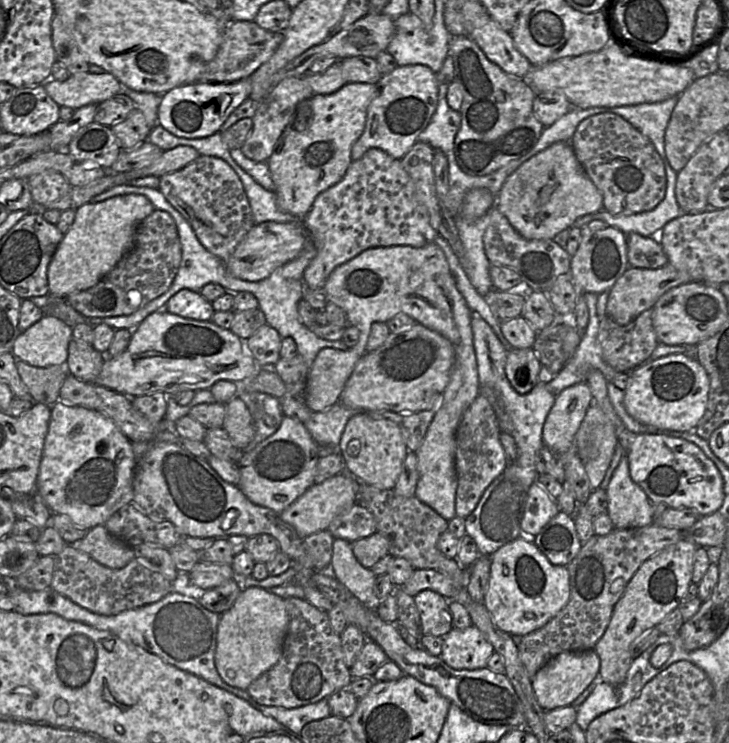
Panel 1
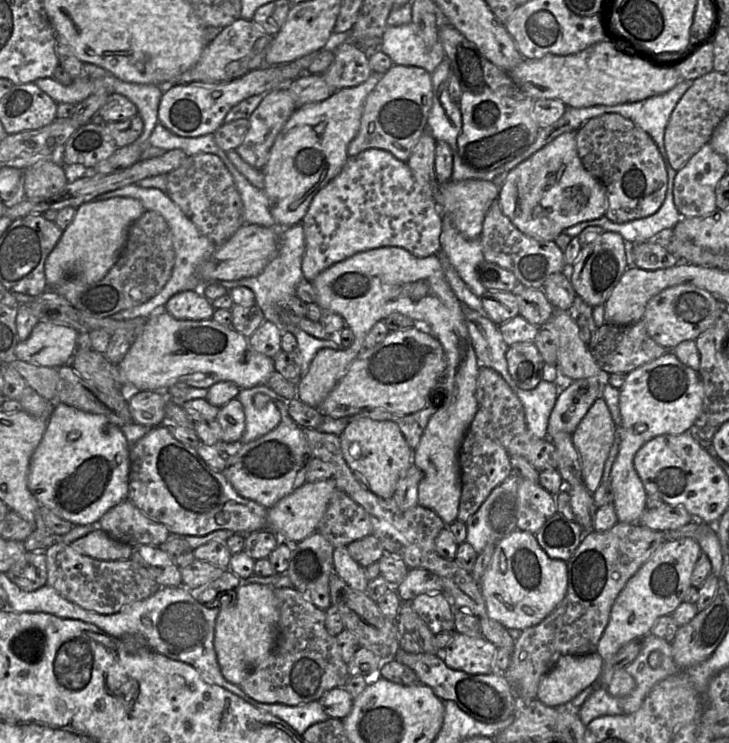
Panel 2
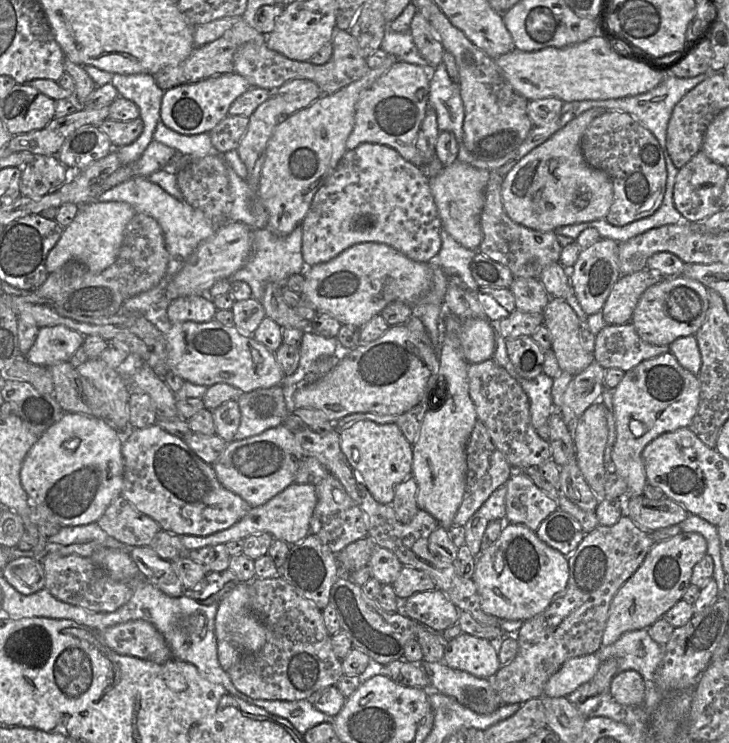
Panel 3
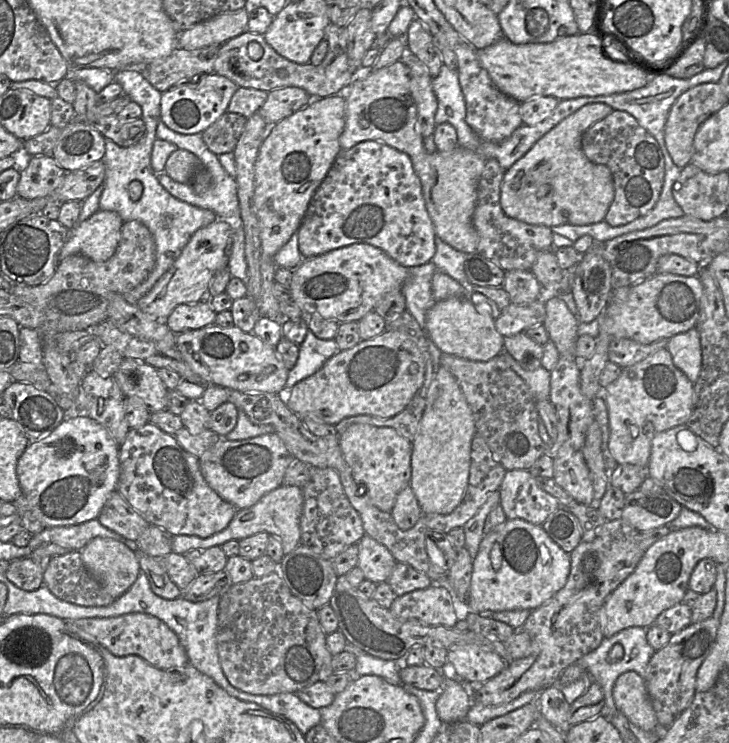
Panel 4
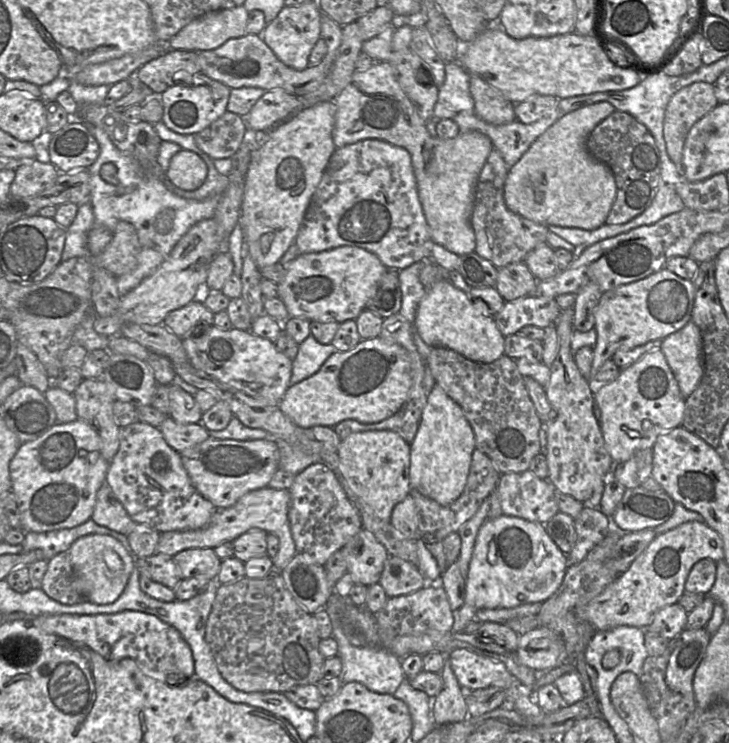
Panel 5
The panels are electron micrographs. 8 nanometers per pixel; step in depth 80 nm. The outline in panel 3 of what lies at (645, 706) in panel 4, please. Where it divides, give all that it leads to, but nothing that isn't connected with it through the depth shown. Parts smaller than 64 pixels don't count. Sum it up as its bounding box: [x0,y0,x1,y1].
[609,670,645,706]

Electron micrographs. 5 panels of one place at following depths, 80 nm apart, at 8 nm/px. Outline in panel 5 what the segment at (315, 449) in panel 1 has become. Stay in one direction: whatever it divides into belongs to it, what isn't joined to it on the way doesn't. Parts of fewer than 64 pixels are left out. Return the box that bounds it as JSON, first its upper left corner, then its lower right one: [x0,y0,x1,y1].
[180,437,279,510]

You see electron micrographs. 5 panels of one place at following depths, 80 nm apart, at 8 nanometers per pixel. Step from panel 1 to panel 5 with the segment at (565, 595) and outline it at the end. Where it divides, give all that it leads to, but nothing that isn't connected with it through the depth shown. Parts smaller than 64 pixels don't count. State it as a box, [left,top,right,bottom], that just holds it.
[453,514,569,632]

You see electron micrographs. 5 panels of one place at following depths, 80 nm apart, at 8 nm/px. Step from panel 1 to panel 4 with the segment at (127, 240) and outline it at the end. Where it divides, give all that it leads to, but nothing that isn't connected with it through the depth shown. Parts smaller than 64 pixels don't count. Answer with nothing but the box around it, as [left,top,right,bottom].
[58,210,123,262]

